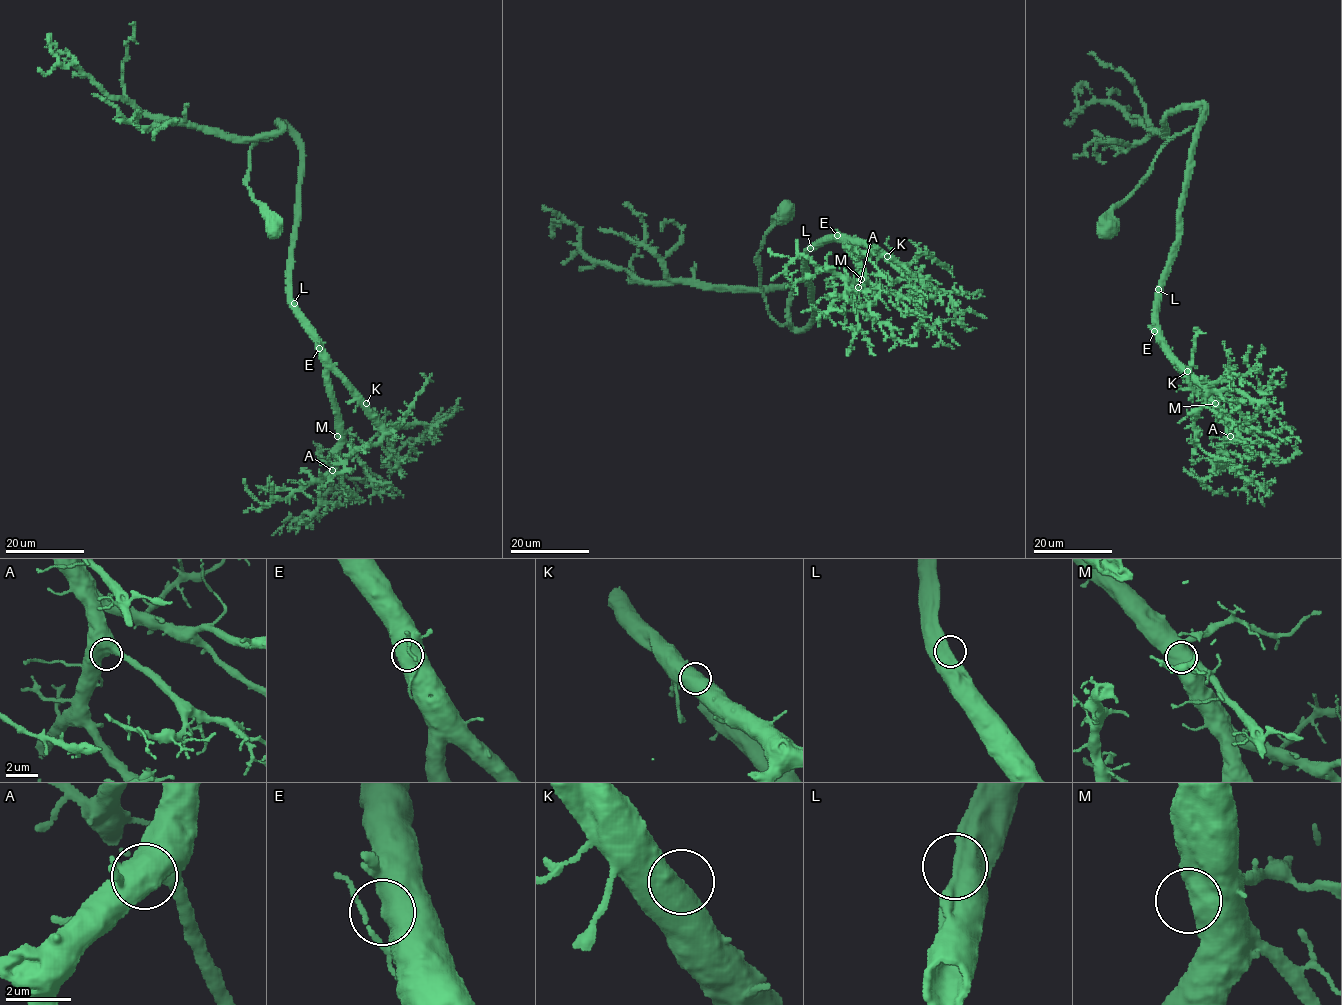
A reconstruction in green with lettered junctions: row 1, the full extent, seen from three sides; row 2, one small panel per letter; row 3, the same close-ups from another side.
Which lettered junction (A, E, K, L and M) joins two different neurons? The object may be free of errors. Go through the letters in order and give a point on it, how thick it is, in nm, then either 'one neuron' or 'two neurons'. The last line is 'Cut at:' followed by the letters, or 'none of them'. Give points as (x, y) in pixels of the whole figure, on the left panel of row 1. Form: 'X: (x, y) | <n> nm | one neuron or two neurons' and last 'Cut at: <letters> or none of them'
A: (332, 470) | 800 nm | one neuron
E: (319, 348) | 750 nm | one neuron
K: (366, 403) | 750 nm | one neuron
L: (294, 303) | 800 nm | one neuron
M: (337, 436) | 800 nm | one neuron
Cut at: none of them

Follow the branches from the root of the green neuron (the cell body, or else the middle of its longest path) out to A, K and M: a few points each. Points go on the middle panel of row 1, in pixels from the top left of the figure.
A: (788, 211), (758, 253), (769, 314), (805, 327), (808, 250), (835, 237), (857, 263), (858, 287)
K: (788, 211), (758, 253), (760, 288), (780, 325), (802, 328), (812, 318), (811, 247), (847, 235), (887, 256)
M: (788, 211), (758, 253), (778, 323), (812, 318), (807, 260), (817, 244), (845, 242), (861, 279)

